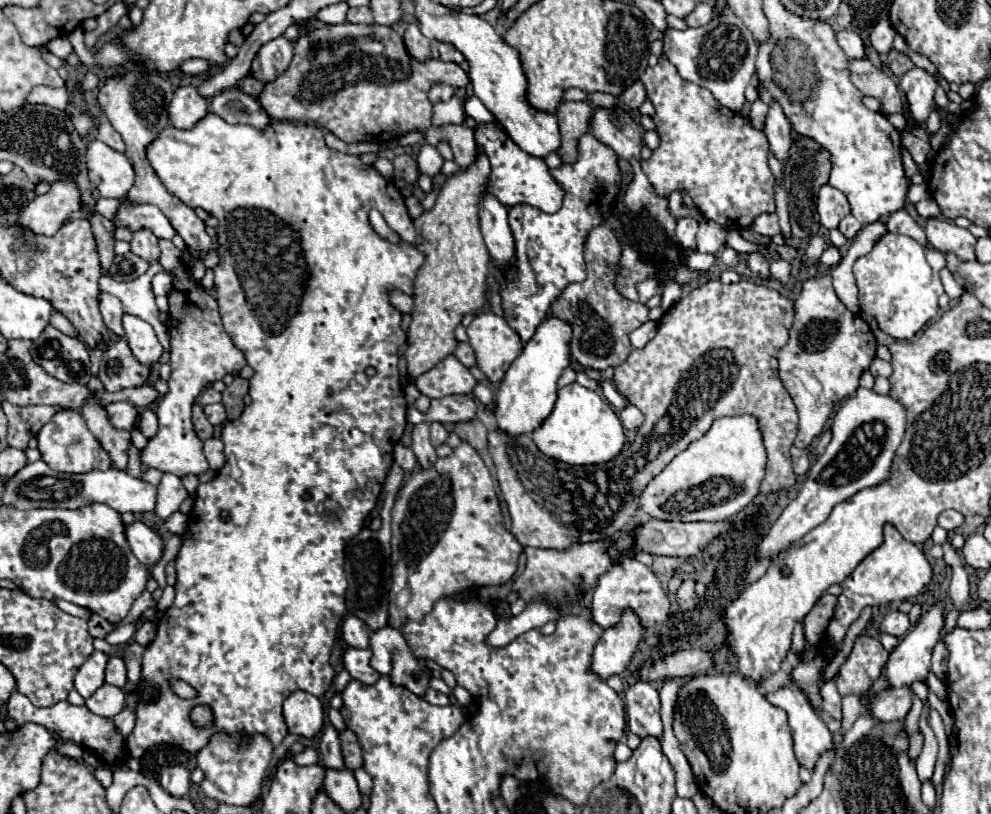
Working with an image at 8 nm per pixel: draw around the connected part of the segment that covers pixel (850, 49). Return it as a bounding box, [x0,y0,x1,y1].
[836,30,866,58]

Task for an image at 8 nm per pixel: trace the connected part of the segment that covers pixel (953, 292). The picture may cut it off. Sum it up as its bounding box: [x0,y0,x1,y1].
[940,268,964,302]

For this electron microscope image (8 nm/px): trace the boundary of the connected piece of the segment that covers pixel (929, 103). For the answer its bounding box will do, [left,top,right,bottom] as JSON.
[900,68,936,122]

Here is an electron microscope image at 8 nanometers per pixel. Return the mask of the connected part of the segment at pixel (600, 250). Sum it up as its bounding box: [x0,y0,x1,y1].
[552,226,648,370]

